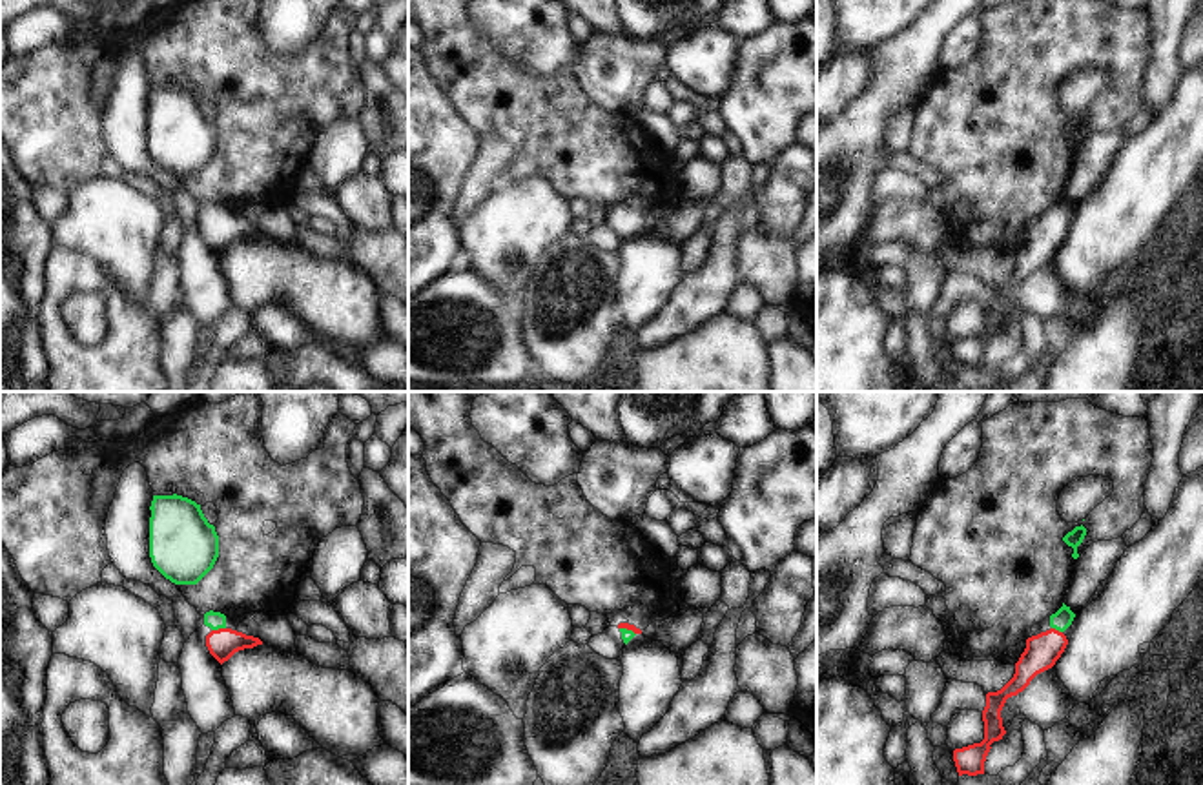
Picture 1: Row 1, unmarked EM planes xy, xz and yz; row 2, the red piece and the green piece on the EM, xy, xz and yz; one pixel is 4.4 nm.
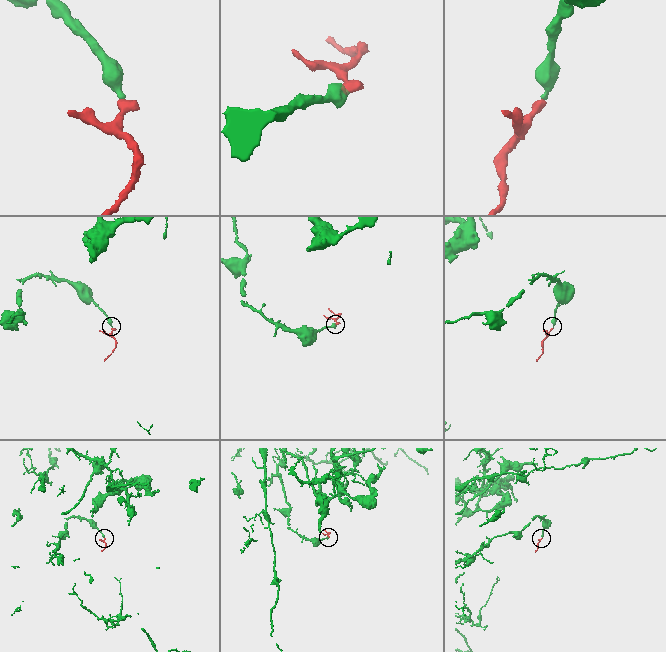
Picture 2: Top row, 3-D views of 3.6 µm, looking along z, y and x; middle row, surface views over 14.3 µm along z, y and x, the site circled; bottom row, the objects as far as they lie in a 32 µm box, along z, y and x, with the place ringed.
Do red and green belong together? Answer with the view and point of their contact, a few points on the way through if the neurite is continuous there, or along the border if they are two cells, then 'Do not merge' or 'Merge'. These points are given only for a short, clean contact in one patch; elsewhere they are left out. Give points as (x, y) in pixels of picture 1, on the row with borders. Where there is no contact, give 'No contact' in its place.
Touches red at xy (219, 629). Path across: xy (223, 643), (219, 629), (214, 620). Merge

